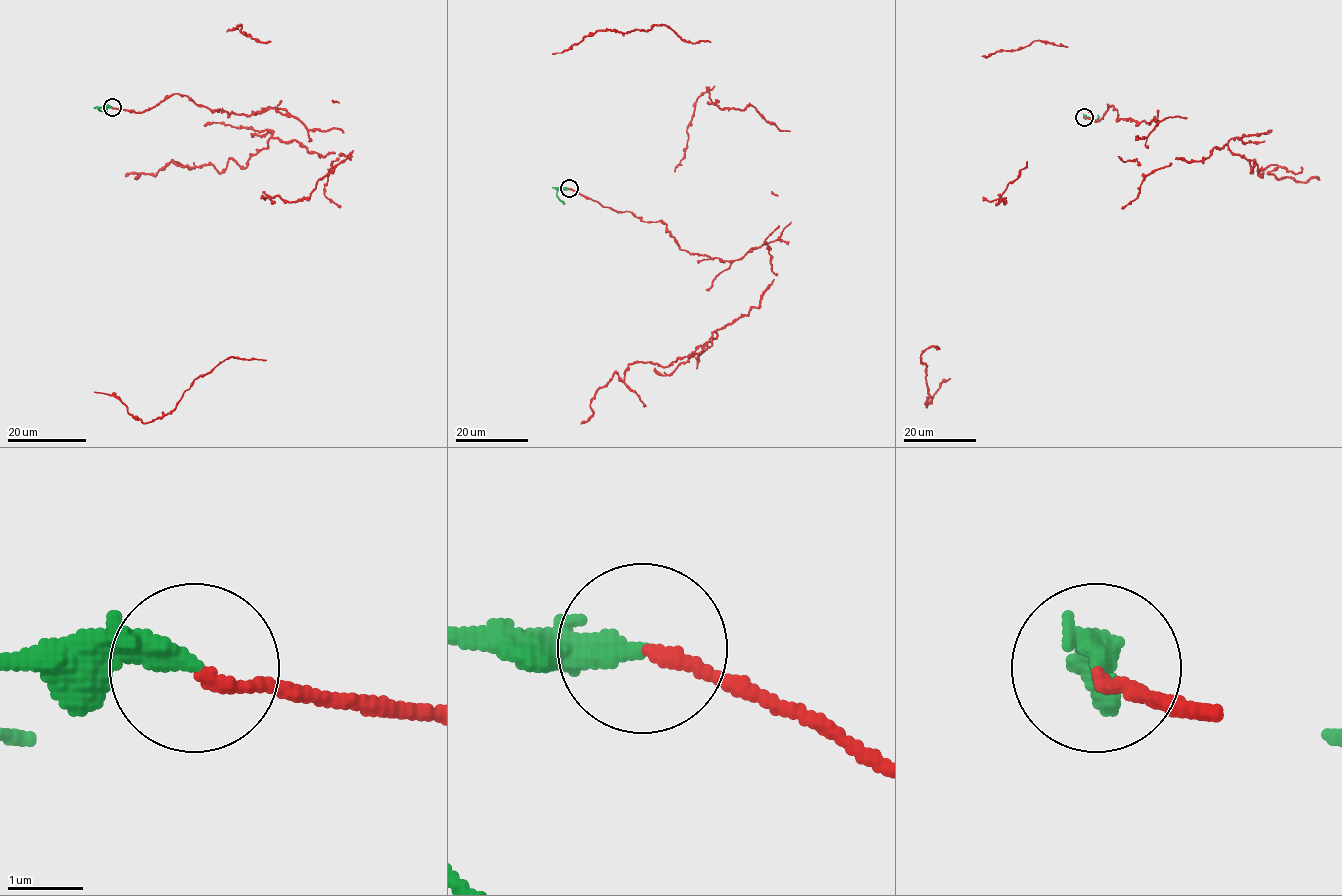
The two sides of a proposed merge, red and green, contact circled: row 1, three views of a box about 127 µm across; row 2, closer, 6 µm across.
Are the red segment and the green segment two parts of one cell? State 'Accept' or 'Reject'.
Reject

